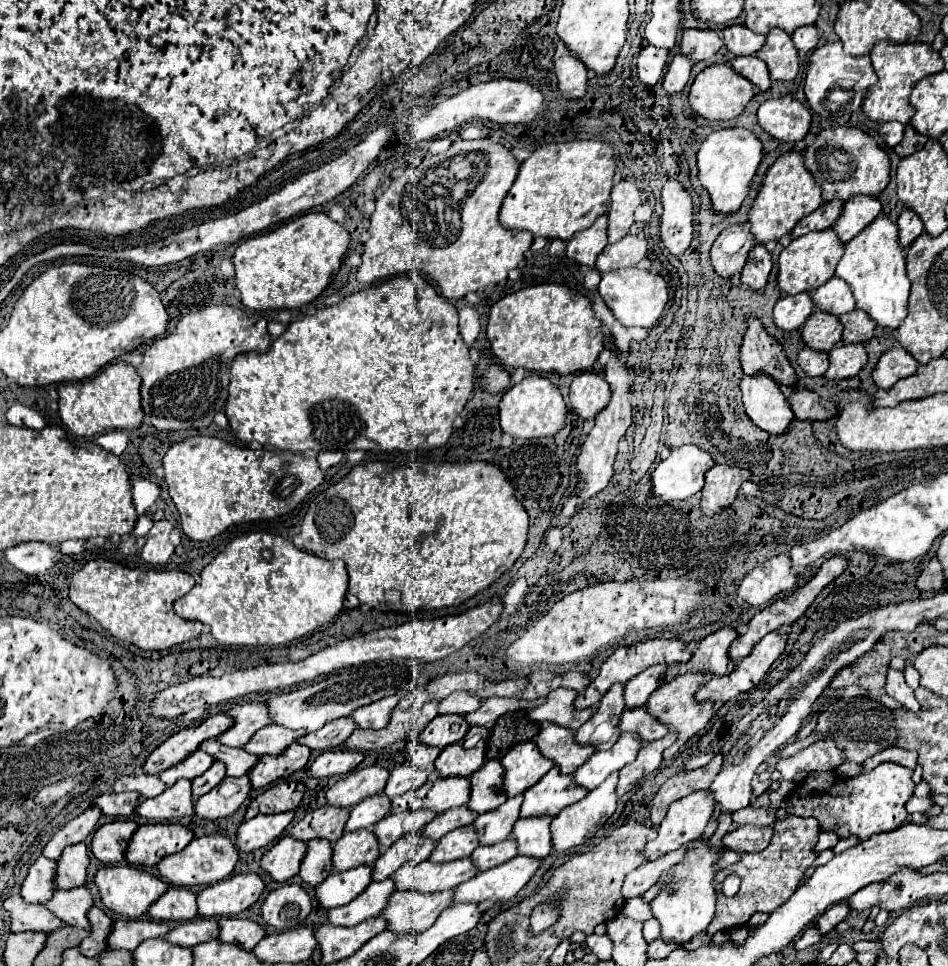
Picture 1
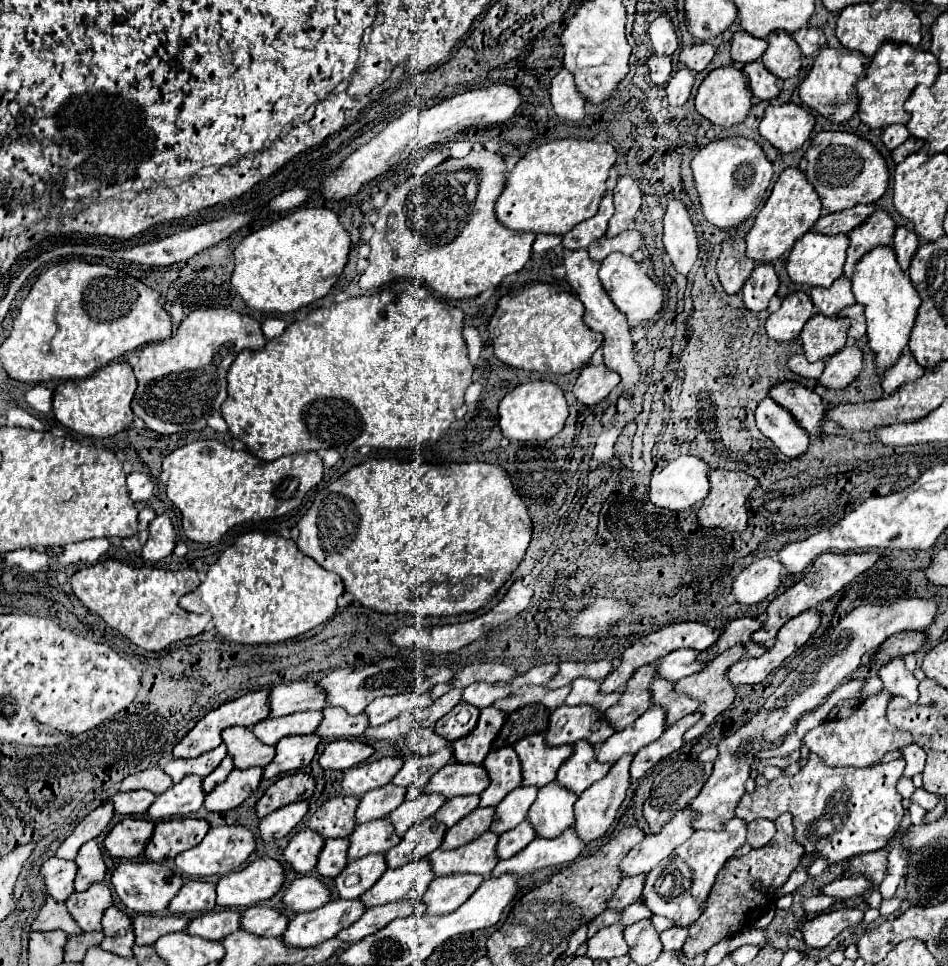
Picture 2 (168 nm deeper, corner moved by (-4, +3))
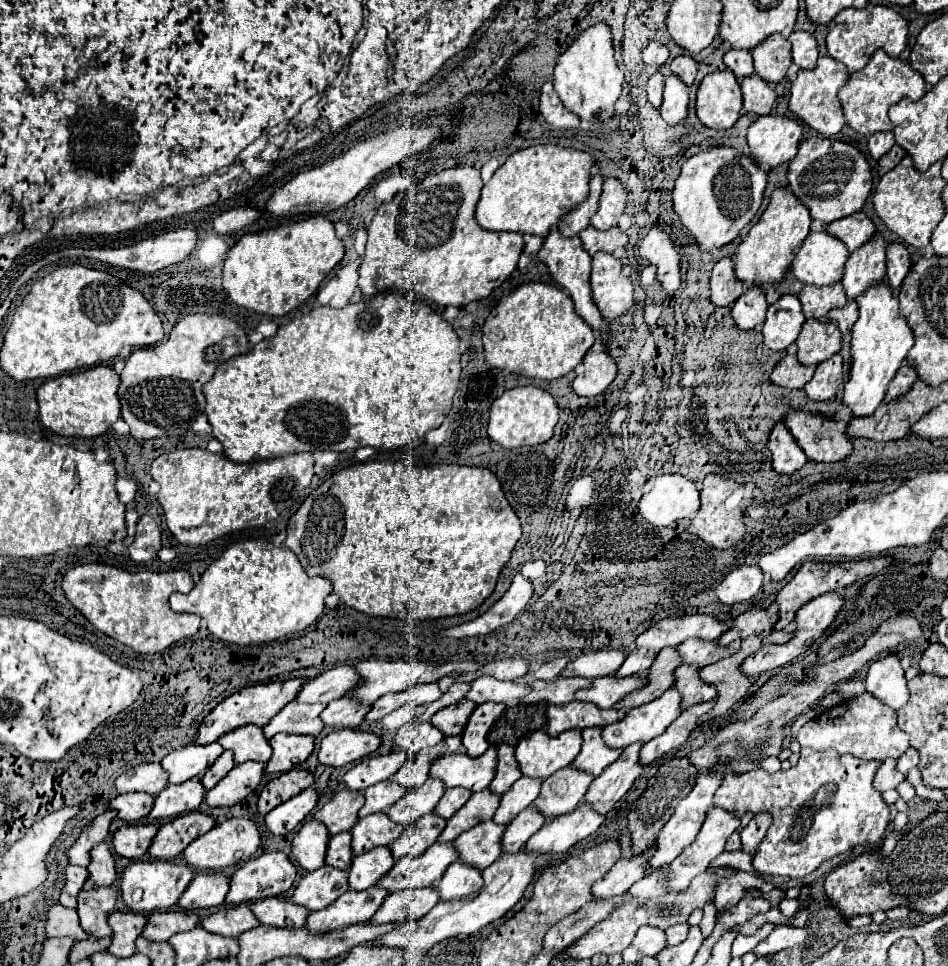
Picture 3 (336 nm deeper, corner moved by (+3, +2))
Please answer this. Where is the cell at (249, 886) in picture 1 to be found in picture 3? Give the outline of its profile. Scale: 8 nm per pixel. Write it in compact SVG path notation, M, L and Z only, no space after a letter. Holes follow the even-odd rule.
M264 853L250 859L232 875L224 903L240 905L264 897L278 897L292 887L294 879L296 867L284 853Z

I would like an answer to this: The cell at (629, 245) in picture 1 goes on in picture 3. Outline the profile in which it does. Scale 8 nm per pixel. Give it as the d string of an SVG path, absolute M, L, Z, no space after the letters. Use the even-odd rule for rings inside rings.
M586 227L578 237L582 239L582 245L590 255L596 255L596 251L614 253L618 247L624 247L628 243L628 235L622 233L618 227L612 227L608 231Z

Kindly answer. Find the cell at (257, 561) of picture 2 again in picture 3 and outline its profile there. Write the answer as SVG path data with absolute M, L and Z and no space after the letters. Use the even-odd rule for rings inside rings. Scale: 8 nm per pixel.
M248 539L228 547L204 573L202 579L194 585L188 595L172 593L170 607L177 613L196 613L208 623L208 631L224 641L234 645L260 645L274 639L304 631L312 625L324 611L324 599L332 593L332 583L324 577L310 577L300 565L298 557L286 547L274 547L264 539Z

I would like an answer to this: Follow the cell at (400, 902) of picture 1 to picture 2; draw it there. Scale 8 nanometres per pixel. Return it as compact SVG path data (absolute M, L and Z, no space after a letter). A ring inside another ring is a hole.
M449 874L435 878L423 898L427 914L449 914L457 910L481 886L481 882L483 876L477 874Z

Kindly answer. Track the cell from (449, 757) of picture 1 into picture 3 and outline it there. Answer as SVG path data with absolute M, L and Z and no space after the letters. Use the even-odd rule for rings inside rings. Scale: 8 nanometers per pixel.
M484 703L474 709L474 713L470 715L470 721L462 733L462 745L470 757L478 757L488 749L486 735L490 731L490 727L494 725L494 721L504 711L504 707L506 705L502 705L502 703Z

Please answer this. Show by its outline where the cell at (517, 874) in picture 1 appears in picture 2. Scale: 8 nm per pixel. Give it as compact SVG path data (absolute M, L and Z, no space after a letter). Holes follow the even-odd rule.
M569 826L563 830L559 838L535 838L527 848L523 848L519 854L515 854L509 860L499 860L499 864L493 870L493 876L501 876L507 872L513 874L531 874L545 866L555 864L567 864L577 858L577 854L585 848L585 842L575 834L575 828Z

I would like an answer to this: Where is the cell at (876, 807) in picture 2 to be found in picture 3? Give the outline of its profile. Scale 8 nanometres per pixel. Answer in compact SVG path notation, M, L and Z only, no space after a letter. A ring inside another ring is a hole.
M802 747L800 761L788 771L768 773L764 769L752 769L734 777L732 773L724 779L716 791L716 807L724 807L730 813L764 813L768 811L774 817L772 829L766 839L760 843L758 853L752 861L754 869L768 875L784 877L806 877L816 871L826 859L832 859L844 851L854 849L856 845L876 845L890 821L890 809L882 799L882 793L874 789L872 781L882 763L880 761L860 761L852 755L840 755L838 751L814 751Z

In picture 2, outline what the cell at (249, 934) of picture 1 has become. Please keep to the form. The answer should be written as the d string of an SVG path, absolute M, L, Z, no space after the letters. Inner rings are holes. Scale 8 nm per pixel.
M251 906L243 912L241 928L257 936L281 936L287 930L289 916L271 906Z

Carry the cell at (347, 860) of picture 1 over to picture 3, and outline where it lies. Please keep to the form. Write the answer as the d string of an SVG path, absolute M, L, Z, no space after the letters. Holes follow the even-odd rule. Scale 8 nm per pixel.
M374 813L374 815L362 817L350 831L352 833L352 853L362 855L380 845L388 847L390 843L398 839L402 831L404 827L392 823L386 817L386 813Z

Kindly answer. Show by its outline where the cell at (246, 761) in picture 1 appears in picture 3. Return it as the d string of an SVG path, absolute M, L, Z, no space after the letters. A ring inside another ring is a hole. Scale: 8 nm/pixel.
M256 725L236 727L236 729L220 735L218 743L224 749L230 749L234 753L236 763L244 763L244 761L268 763L268 759L272 755L270 743L262 735L262 729Z

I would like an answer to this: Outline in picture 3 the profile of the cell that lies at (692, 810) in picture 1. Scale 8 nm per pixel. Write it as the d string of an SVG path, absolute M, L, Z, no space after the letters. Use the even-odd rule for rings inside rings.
M650 845L644 853L638 853L630 859L618 859L614 863L614 867L602 877L598 879L598 883L592 887L594 897L612 897L612 895L622 895L628 891L628 887L636 881L640 881L648 869L650 869L650 859L656 853L658 845Z

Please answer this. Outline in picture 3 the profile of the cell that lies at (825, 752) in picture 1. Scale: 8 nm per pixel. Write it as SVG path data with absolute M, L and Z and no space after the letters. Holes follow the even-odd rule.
M862 693L858 699L846 701L816 715L800 729L798 743L816 751L836 749L840 755L850 754L864 761L884 761L886 757L898 759L910 747L908 733L904 733L896 723L896 711L884 701L880 703L880 699L872 693Z

